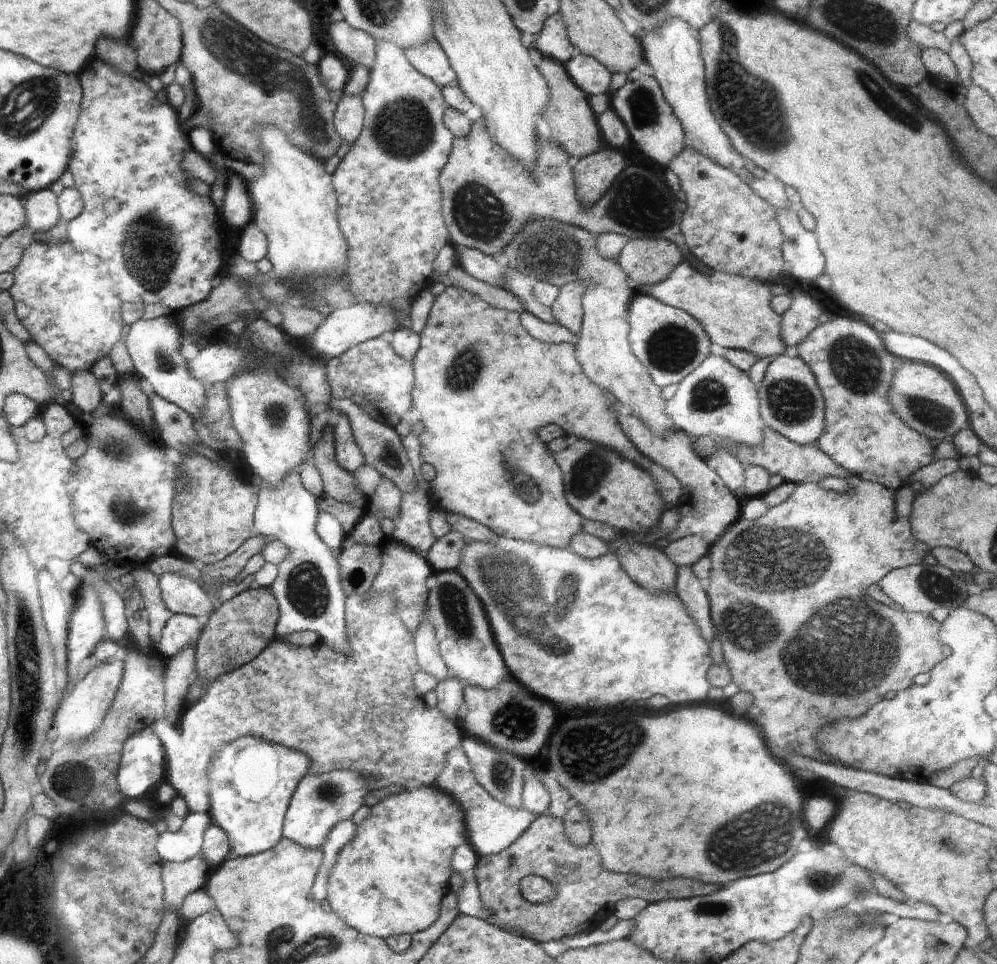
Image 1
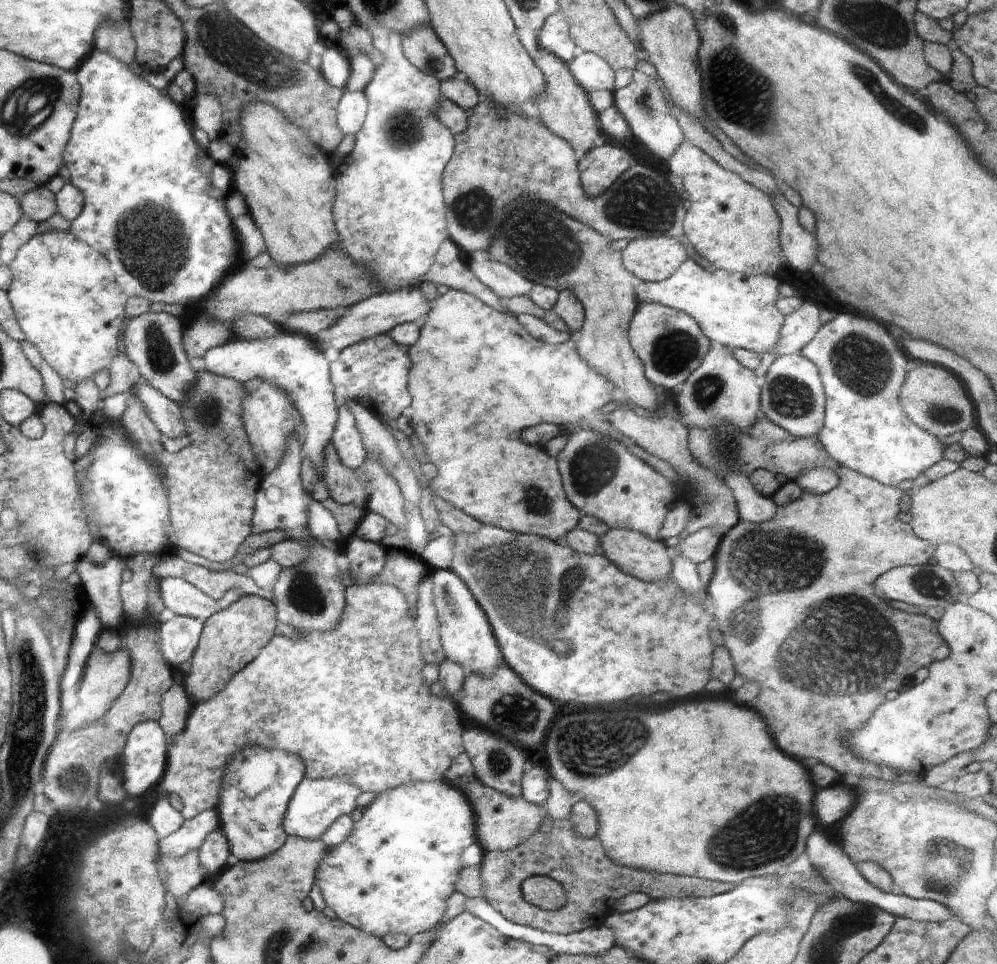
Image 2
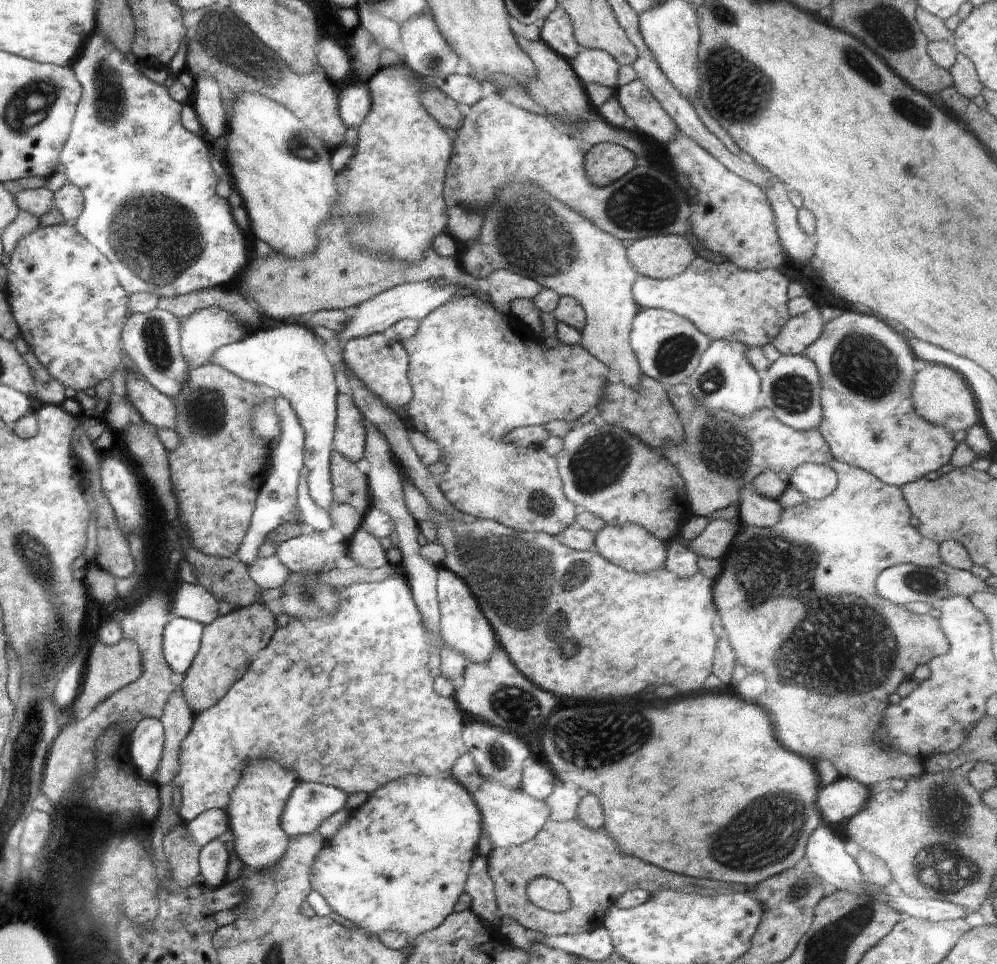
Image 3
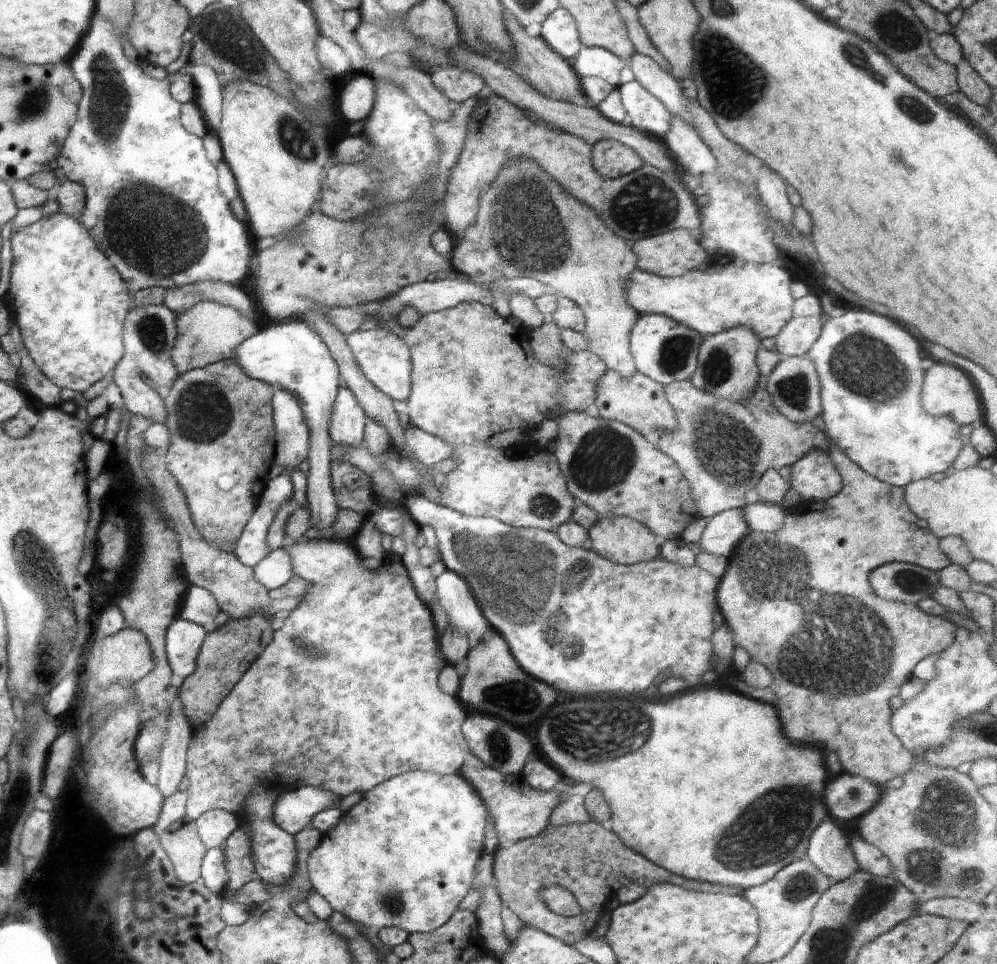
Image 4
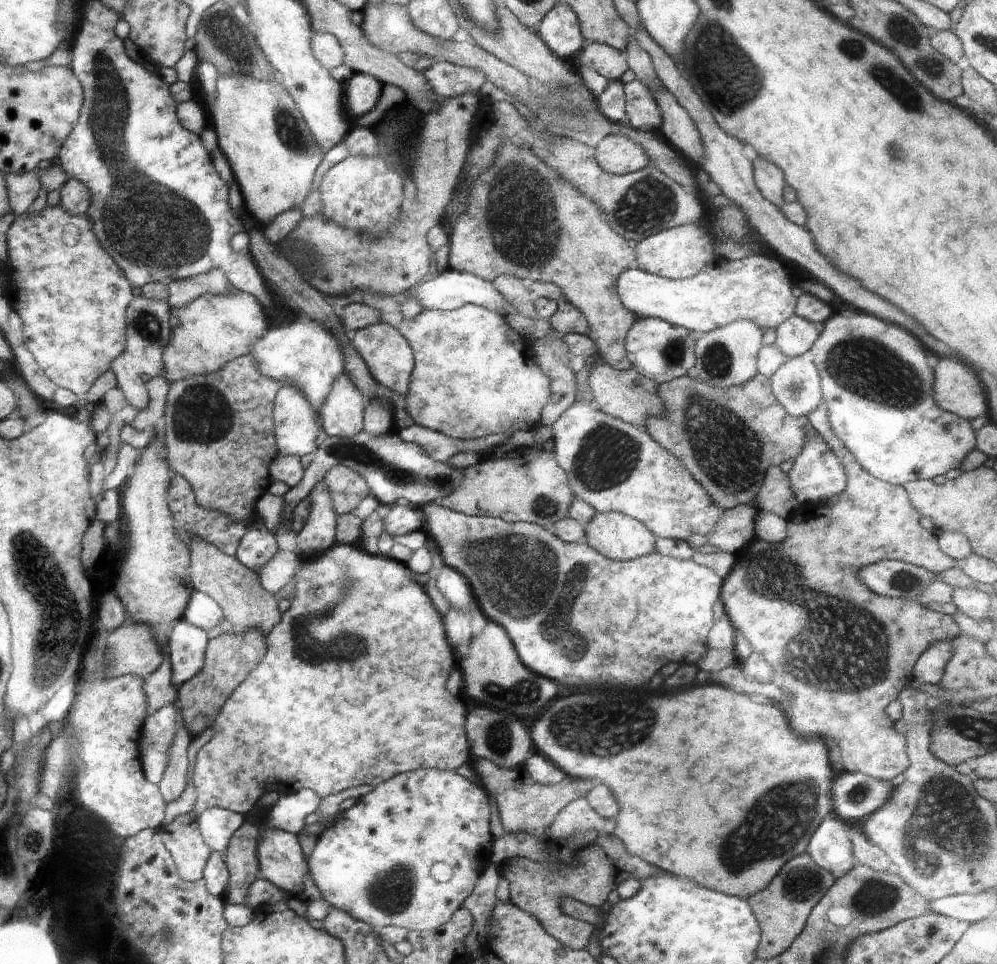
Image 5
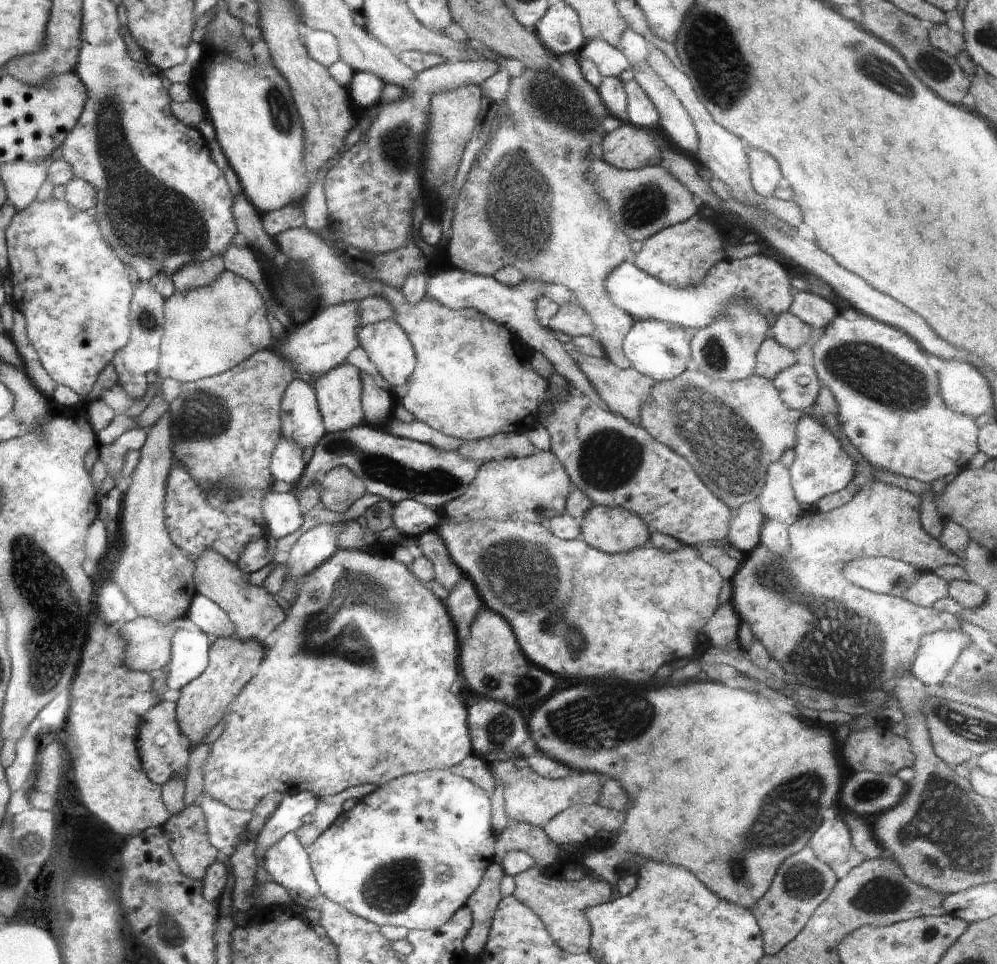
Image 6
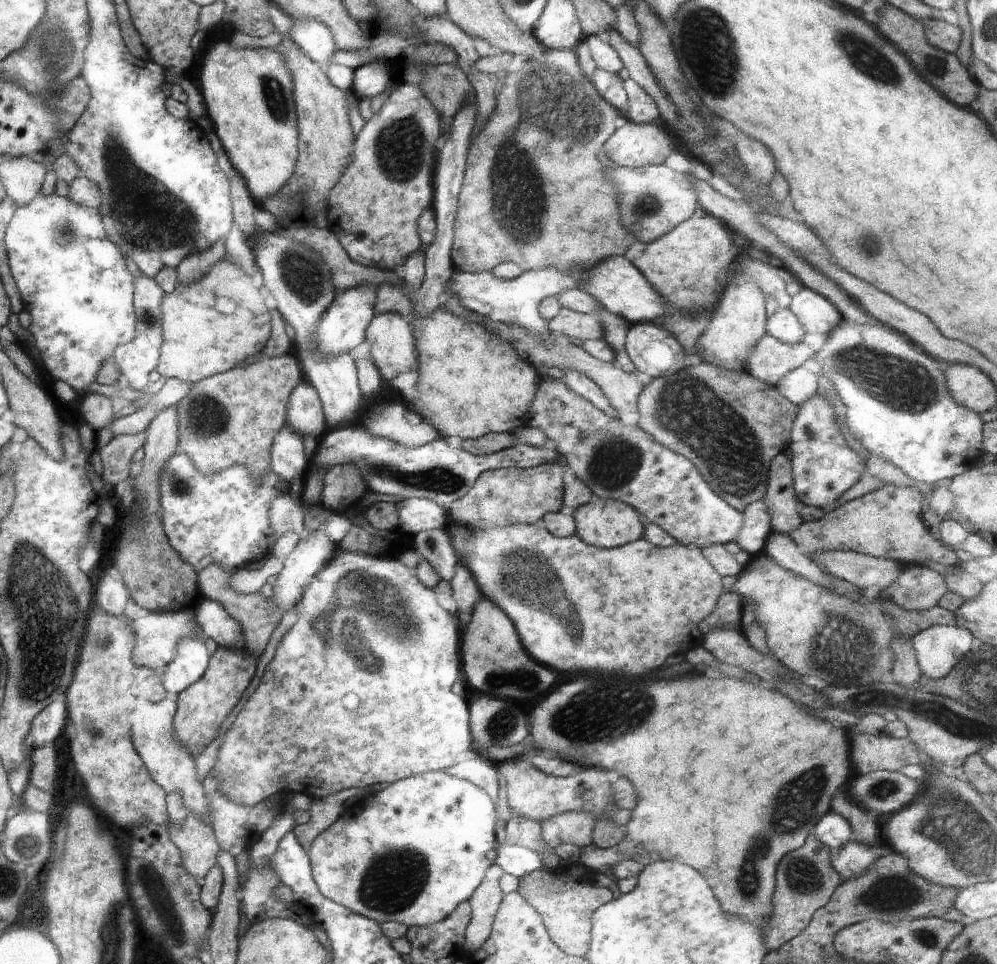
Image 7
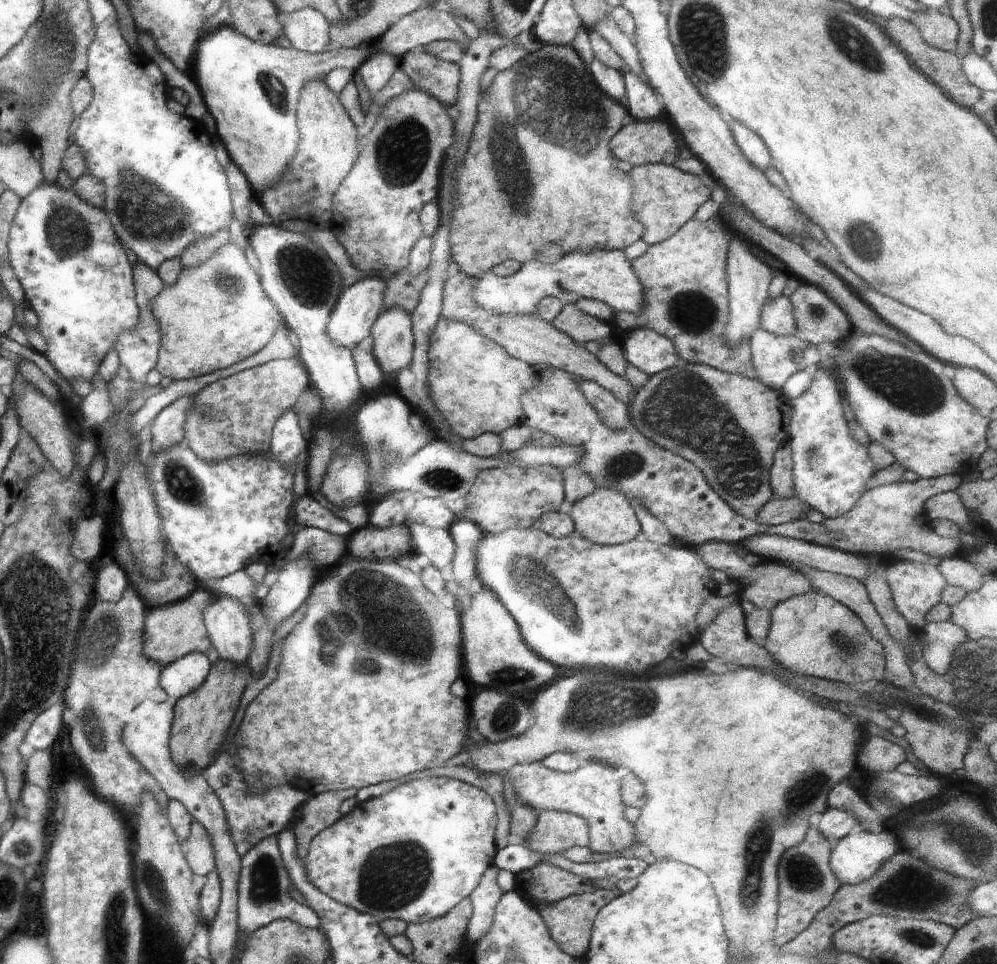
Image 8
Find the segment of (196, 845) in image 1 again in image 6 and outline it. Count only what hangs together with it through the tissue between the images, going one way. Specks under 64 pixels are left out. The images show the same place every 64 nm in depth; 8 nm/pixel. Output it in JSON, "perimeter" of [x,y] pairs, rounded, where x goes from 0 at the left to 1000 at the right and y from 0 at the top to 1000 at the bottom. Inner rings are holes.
{"perimeter":[[[203,830],[205,840],[205,857],[207,857],[207,869],[209,873],[219,882],[221,894],[229,892],[235,884],[235,873],[239,865],[245,861],[251,844],[249,842],[237,842],[223,834],[215,834],[213,830]]]}

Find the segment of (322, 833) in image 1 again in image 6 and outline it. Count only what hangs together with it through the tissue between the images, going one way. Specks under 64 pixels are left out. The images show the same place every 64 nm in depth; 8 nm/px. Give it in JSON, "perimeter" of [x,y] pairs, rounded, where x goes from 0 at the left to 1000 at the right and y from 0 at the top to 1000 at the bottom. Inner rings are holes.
{"perimeter":[[[299,822],[293,826],[285,826],[279,838],[273,842],[271,851],[263,859],[263,871],[267,876],[277,873],[283,865],[297,863],[303,857],[303,846],[315,842],[317,828],[311,822]]]}

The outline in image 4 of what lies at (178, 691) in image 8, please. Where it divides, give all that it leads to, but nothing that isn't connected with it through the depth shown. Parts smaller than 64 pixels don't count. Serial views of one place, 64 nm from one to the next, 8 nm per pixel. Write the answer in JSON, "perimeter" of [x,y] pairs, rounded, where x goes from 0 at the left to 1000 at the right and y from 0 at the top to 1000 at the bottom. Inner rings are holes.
{"perimeter":[[[177,641],[166,656],[166,680],[171,685],[173,697],[187,703],[195,697],[197,678],[201,676],[207,654],[189,643]]]}

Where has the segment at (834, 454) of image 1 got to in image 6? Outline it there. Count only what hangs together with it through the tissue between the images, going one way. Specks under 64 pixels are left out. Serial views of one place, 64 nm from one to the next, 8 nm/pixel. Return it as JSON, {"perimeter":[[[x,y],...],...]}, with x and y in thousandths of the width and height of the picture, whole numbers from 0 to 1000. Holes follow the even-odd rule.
{"perimeter":[[[839,328],[816,357],[814,369],[822,396],[835,407],[841,419],[843,444],[873,483],[907,496],[935,500],[939,496],[947,496],[949,492],[965,490],[971,477],[981,469],[981,442],[977,434],[947,423],[941,411],[941,390],[931,378],[929,365],[925,367],[925,361],[905,342],[879,334],[871,328],[863,328],[859,332]]]}

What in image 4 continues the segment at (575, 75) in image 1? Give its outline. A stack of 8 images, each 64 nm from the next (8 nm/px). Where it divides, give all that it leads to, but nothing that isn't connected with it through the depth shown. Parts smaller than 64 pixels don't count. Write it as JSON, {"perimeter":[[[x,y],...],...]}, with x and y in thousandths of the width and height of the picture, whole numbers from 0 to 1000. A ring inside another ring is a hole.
{"perimeter":[[[584,48],[582,56],[576,60],[576,73],[586,79],[598,79],[614,89],[622,89],[624,62],[606,50]]]}

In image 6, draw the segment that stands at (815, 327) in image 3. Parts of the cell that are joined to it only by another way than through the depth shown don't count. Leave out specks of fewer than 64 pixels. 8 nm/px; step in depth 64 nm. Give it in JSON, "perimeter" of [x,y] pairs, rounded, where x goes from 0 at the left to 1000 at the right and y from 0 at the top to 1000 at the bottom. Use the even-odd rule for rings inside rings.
{"perimeter":[[[788,326],[780,330],[774,336],[774,344],[776,344],[776,353],[790,363],[800,363],[814,351],[814,339],[806,336],[796,326]]]}

